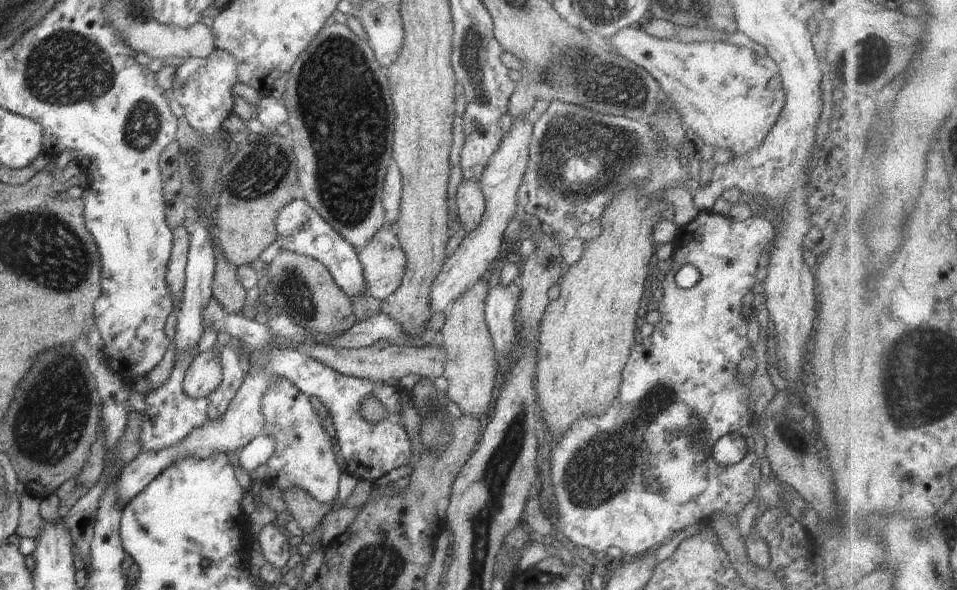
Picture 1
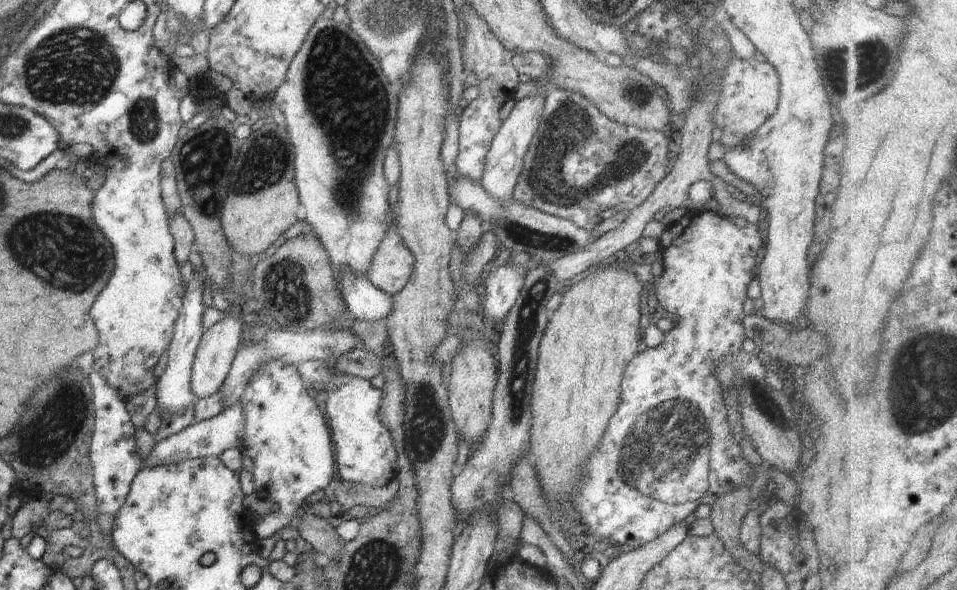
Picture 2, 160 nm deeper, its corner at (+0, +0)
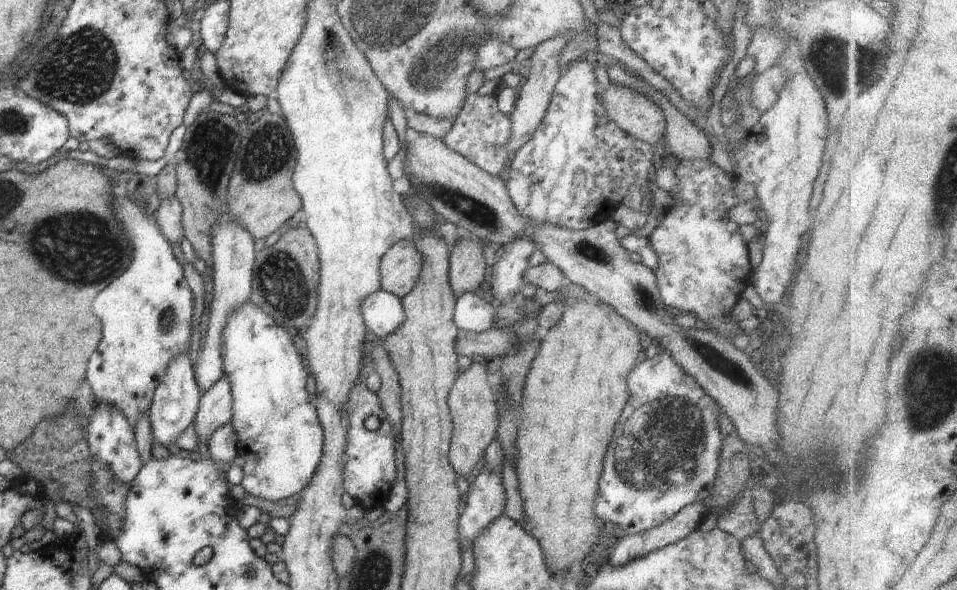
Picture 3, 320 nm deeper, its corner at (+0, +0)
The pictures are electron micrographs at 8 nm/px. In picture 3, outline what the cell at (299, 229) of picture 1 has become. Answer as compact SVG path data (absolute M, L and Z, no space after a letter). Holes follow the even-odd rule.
M383 289L366 296L360 304L360 312L367 331L382 341L406 320L401 300Z

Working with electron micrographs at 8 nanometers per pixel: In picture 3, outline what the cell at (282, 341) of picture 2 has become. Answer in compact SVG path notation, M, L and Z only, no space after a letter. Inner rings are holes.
M226 376L202 394L198 412L194 418L194 430L199 442L206 444L212 434L233 418L233 386Z

